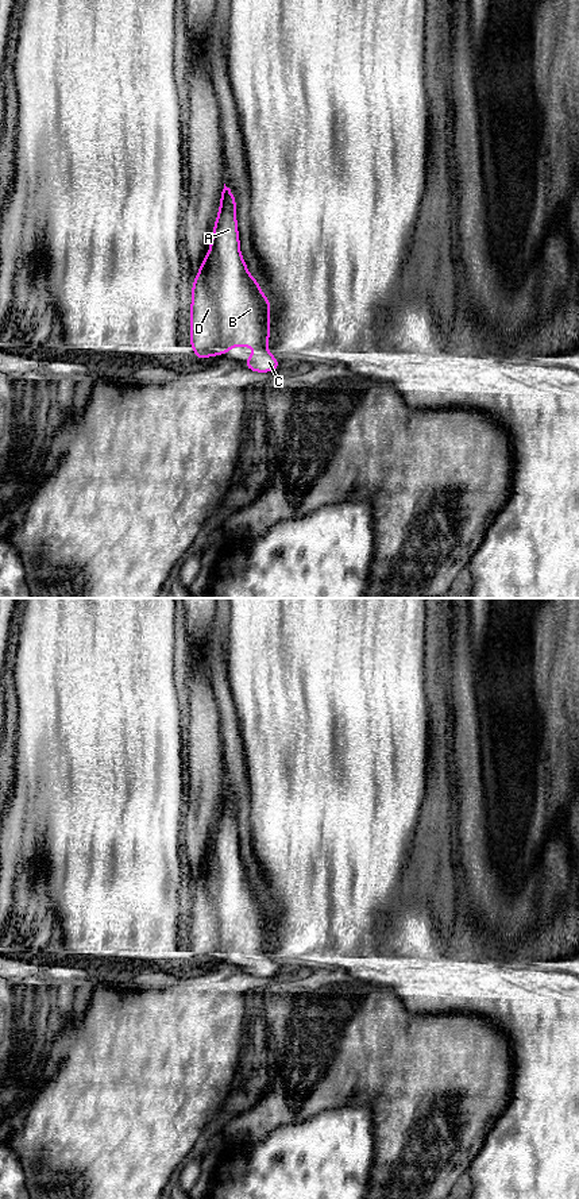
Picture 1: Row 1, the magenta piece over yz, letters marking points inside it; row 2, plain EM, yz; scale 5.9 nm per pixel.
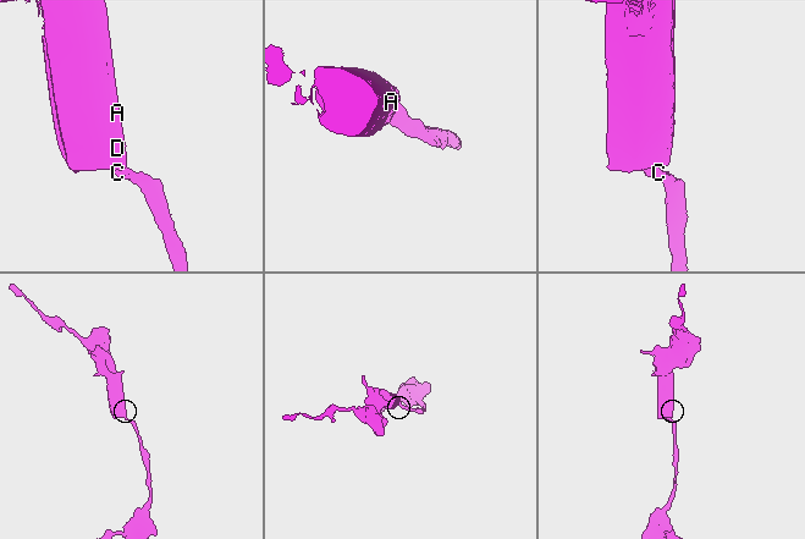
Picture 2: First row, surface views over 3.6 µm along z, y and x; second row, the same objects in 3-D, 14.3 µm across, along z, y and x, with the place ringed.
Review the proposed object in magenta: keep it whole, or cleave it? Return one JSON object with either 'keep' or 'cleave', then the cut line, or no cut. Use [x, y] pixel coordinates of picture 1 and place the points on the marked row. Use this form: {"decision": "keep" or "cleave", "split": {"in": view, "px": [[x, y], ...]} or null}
{"decision": "keep", "split": null}

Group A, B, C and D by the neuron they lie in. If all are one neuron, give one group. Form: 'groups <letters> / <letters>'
groups A B C D

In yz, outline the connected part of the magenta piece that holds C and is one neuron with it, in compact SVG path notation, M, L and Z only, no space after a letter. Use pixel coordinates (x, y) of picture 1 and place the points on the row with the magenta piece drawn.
M224 184L209 250L192 284L189 344L196 361L225 355L232 347L255 347L243 365L254 373L278 370L281 362L267 348L270 309L243 259L236 197Z

